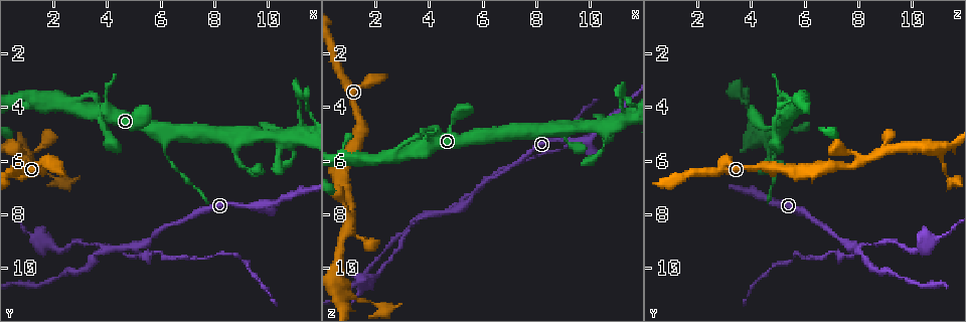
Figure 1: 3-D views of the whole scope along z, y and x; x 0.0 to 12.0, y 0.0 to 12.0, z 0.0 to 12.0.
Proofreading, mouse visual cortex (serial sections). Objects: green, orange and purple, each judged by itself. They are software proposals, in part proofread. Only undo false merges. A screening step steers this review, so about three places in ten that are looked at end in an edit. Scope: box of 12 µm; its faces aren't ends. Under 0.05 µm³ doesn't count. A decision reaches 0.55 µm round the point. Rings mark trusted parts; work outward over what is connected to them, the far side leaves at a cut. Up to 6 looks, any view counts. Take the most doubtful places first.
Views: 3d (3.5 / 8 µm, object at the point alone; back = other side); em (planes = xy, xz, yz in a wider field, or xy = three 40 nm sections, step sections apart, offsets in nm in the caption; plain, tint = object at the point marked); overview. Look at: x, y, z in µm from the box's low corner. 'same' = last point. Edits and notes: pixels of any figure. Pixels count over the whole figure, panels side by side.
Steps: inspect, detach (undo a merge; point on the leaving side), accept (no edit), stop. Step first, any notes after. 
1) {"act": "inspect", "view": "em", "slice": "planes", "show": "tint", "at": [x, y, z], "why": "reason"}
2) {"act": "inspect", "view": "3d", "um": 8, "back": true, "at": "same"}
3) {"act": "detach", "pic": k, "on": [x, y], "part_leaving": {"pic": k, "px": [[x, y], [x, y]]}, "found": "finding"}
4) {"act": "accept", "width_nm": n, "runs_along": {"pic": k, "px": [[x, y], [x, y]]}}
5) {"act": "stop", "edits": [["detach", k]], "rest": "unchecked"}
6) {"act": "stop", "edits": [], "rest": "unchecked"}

{"act": "inspect", "view": "3d", "um": 8, "at": [3.9, 9.3, 7.9], "why": "a narrow waist"}

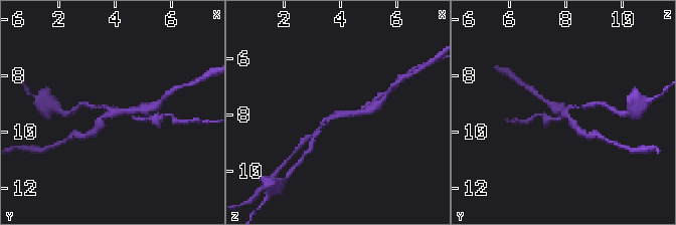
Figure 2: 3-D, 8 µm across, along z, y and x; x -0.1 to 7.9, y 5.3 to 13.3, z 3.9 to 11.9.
{"act": "inspect", "view": "em", "slice": "planes", "show": "tint", "at": [3.9, 9.3, 7.9], "arms": 3, "arm_widths_nm": [100, 200, 200]}

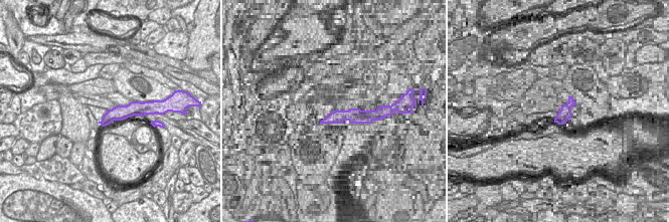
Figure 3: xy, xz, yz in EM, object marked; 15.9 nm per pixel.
{"act": "detach", "pic": 2, "on": [547, 119], "part_leaving": {"pic": 2, "px": [[567, 108], [600, 103]]}, "found": "two cells meet here"}

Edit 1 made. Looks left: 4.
{"act": "inspect", "view": "overview", "why": "redraw"}

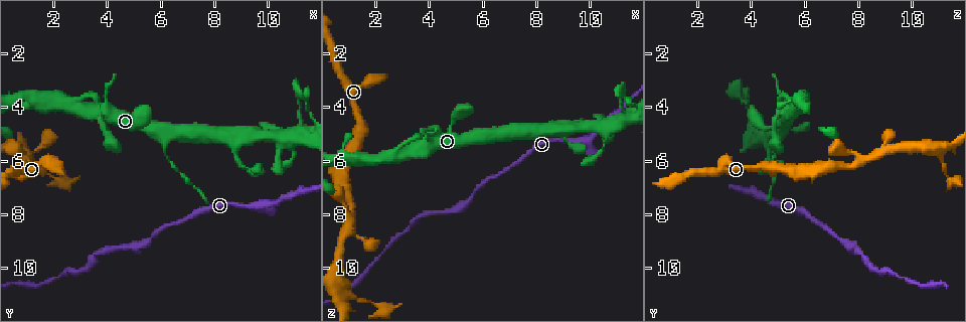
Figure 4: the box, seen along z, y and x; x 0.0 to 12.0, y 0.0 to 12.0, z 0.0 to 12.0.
{"act": "inspect", "view": "3d", "um": 3.5, "at": [1.2, 5.7, 8.8], "why": "thick turns thin"}

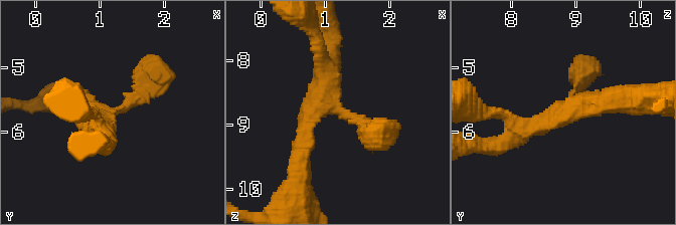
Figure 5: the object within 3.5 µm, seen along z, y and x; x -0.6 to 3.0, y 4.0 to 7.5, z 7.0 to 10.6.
{"act": "inspect", "view": "em", "slice": "xy", "step": 1, "show": "tint", "at": [1.25, 5.70, 8.80], "arms": 3, "arm_widths_nm": [250, 250, 350], "why": "need the tissue"}

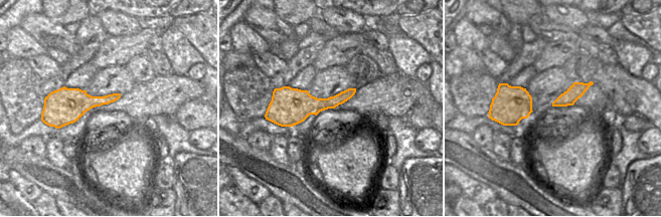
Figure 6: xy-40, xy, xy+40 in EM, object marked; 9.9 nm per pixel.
{"act": "accept", "runs_along": {"pic": 5, "px": [[518, 133], [564, 111], [593, 68]]}, "found": "all the same cell"}

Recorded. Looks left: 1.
{"act": "stop", "edits": [["detach", 2]], "rest": "unchecked"}

